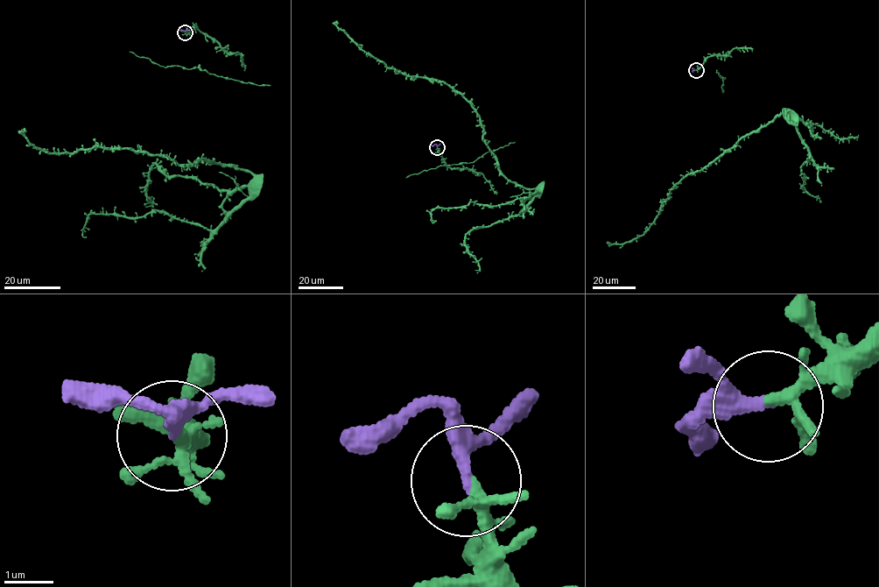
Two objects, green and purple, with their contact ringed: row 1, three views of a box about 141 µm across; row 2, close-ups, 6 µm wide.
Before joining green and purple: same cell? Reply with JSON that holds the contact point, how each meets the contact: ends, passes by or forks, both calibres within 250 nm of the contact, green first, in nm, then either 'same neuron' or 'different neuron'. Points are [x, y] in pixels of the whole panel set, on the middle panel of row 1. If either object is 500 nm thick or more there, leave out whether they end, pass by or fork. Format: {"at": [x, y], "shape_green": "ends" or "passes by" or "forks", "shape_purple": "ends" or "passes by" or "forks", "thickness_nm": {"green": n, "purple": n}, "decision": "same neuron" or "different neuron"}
{"at": [437, 147], "shape_green": "forks", "shape_purple": "passes by", "thickness_nm": {"green": 170, "purple": 240}, "decision": "same neuron"}

